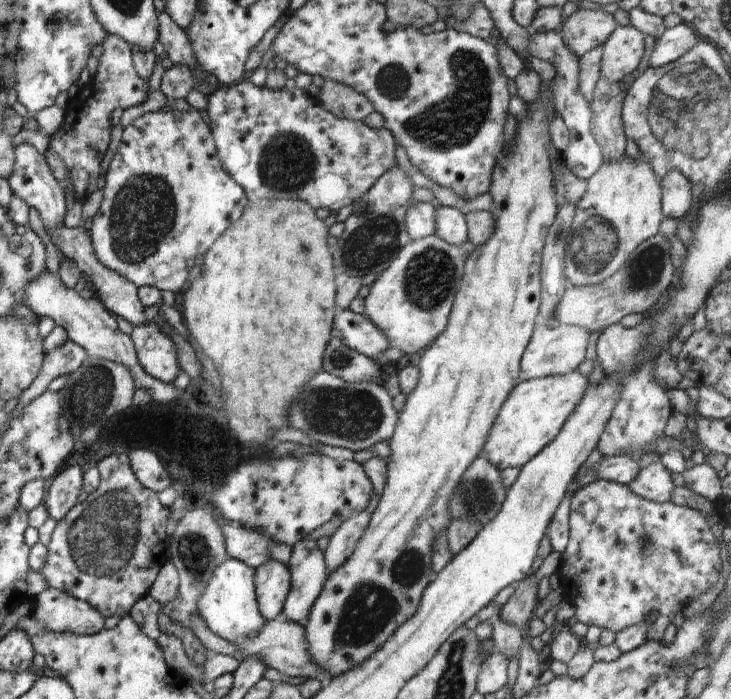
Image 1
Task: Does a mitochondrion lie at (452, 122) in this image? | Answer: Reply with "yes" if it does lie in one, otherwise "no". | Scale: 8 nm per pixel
yes

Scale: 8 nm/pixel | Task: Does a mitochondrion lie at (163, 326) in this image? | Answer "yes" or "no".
no

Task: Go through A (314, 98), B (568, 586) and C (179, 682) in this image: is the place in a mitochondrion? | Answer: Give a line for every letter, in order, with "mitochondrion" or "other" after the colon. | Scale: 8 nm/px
A: other
B: other
C: other

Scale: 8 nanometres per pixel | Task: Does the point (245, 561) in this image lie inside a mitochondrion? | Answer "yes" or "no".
no

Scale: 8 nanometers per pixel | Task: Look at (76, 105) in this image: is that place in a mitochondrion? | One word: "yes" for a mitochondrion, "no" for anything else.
no

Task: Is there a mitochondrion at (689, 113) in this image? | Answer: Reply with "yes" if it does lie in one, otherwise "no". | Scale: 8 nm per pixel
yes

